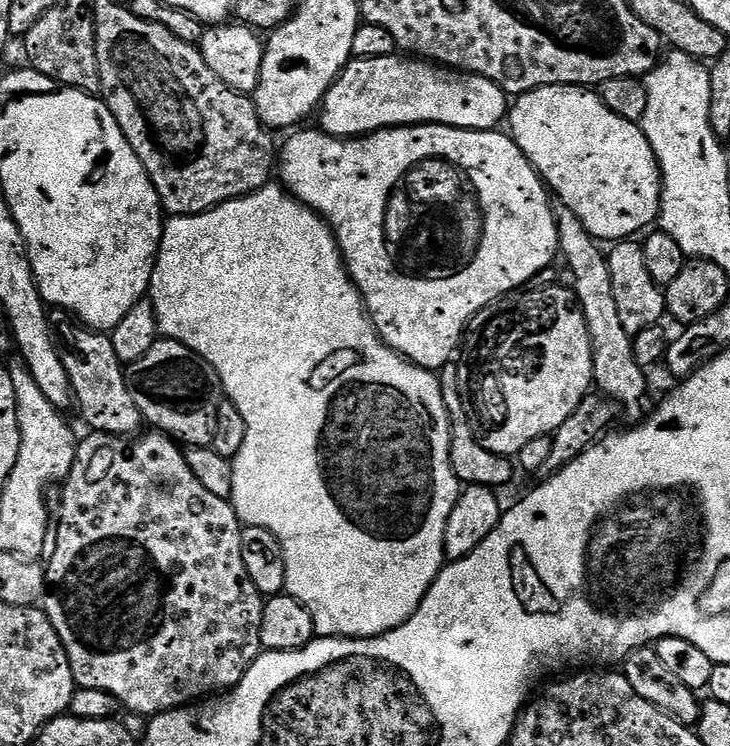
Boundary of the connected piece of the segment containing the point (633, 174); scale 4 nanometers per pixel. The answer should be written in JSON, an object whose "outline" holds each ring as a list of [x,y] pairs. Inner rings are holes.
{"outline":[[[555,84],[523,92],[511,101],[506,124],[512,127],[512,141],[536,167],[541,180],[560,195],[559,203],[578,214],[582,226],[597,241],[626,240],[657,223],[662,191],[660,162],[643,127],[618,118],[595,91]]]}

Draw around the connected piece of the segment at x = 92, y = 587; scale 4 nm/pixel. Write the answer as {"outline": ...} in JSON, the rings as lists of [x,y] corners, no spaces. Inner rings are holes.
{"outline":[[[148,430],[148,433],[146,432],[133,435],[131,438],[110,436],[107,432],[92,432],[88,434],[85,440],[83,437],[77,443],[76,461],[70,470],[68,479],[63,481],[62,484],[64,493],[60,496],[60,525],[57,528],[55,525],[54,528],[54,558],[46,561],[46,571],[44,573],[46,591],[42,597],[42,611],[50,618],[54,630],[66,650],[66,658],[70,658],[72,677],[76,679],[79,687],[89,688],[90,690],[102,690],[106,694],[113,696],[117,705],[124,707],[125,704],[130,711],[137,712],[138,715],[144,716],[143,718],[151,718],[157,716],[159,712],[169,712],[172,708],[183,708],[187,705],[203,701],[213,694],[227,693],[229,690],[235,688],[238,682],[242,682],[246,670],[256,661],[256,657],[262,651],[260,647],[260,635],[262,634],[262,614],[264,613],[265,597],[261,596],[258,586],[254,586],[254,582],[250,582],[250,574],[246,574],[246,566],[242,562],[242,534],[240,533],[242,525],[240,519],[236,517],[236,511],[233,510],[231,503],[227,499],[212,494],[209,490],[206,490],[206,487],[202,486],[201,482],[198,482],[198,478],[194,476],[194,472],[187,465],[185,449],[177,441],[159,430]]]}

